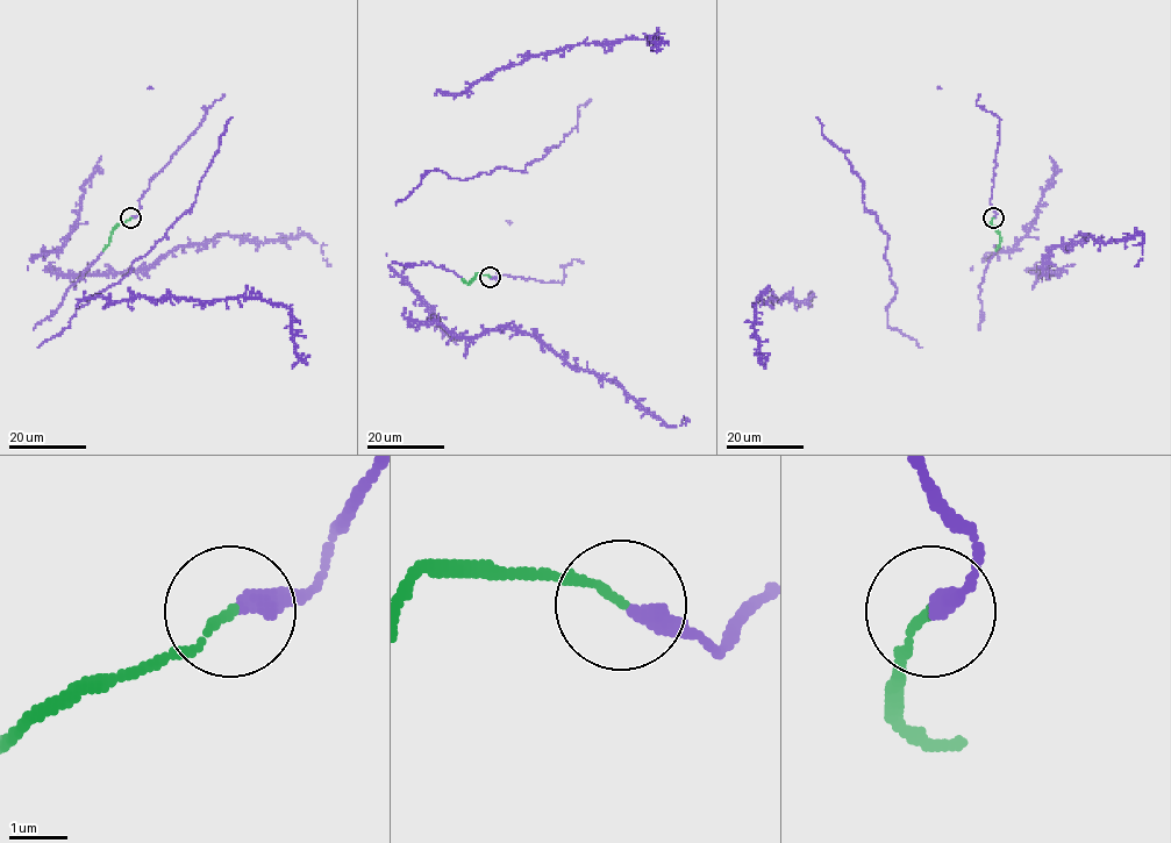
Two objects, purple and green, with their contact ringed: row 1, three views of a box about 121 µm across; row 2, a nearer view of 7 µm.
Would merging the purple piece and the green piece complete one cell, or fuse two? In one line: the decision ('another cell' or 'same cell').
same cell

